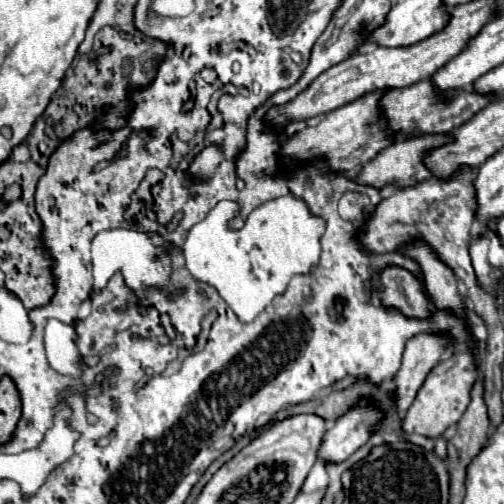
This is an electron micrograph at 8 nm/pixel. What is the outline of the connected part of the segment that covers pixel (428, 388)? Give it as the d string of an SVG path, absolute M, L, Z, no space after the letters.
M464 348L462 354L458 354L458 356L450 356L448 360L438 362L432 368L432 372L428 374L428 378L424 380L414 404L410 406L410 410L406 412L406 416L402 420L404 434L406 436L420 434L426 438L440 438L444 434L444 430L454 426L456 420L460 420L460 416L464 414L464 408L468 406L468 400L470 400L472 384L476 382L478 374L480 374L480 370L474 366L470 348Z

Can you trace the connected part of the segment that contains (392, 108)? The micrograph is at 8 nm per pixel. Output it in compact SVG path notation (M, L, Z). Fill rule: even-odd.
M422 80L420 84L414 84L412 88L396 88L386 92L380 102L378 110L380 116L386 118L386 128L392 132L392 138L396 140L406 140L406 138L416 138L416 136L434 136L434 134L448 134L456 130L460 124L468 122L480 108L484 108L490 100L484 100L484 96L472 96L472 92L460 92L448 108L436 108L436 100L440 96L432 96L432 84L428 80Z

